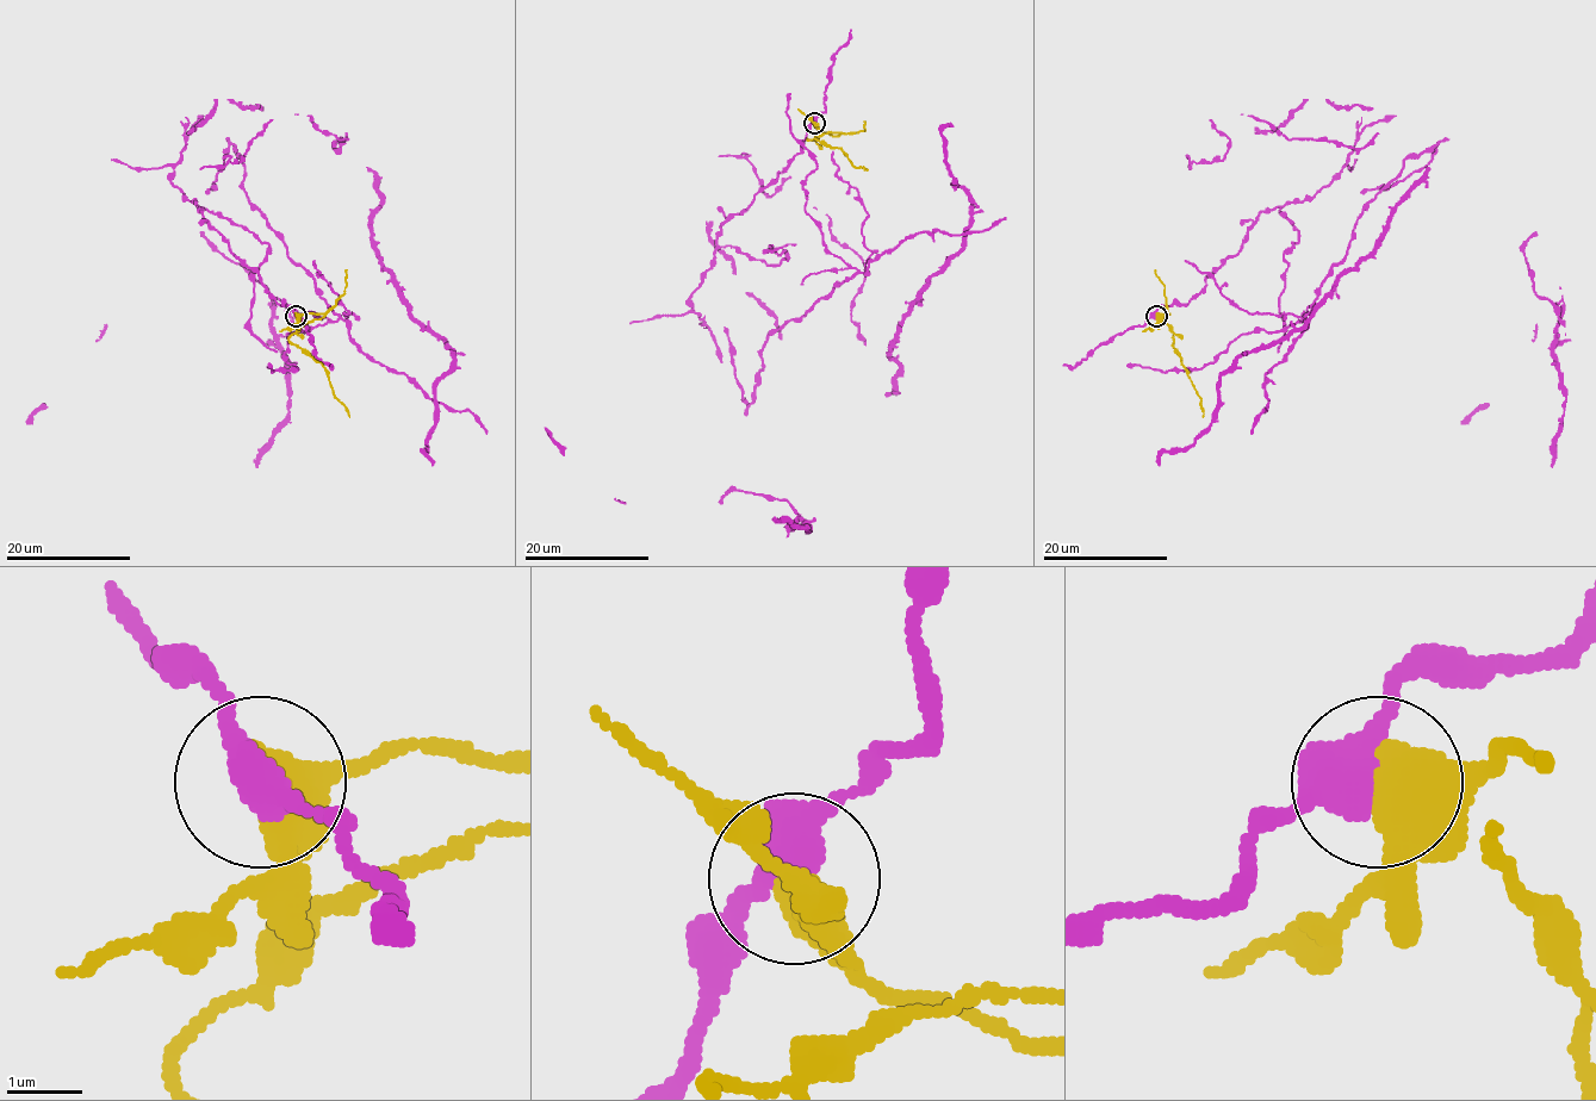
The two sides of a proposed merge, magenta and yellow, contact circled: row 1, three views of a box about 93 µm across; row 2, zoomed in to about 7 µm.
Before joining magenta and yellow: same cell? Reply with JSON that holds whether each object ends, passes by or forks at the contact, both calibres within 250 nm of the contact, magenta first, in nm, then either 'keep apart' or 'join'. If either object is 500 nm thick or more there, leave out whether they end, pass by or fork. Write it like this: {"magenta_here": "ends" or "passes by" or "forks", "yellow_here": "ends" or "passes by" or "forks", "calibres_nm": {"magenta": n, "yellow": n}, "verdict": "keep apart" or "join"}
{"calibres_nm": {"magenta": 460, "yellow": 650}, "verdict": "keep apart"}

